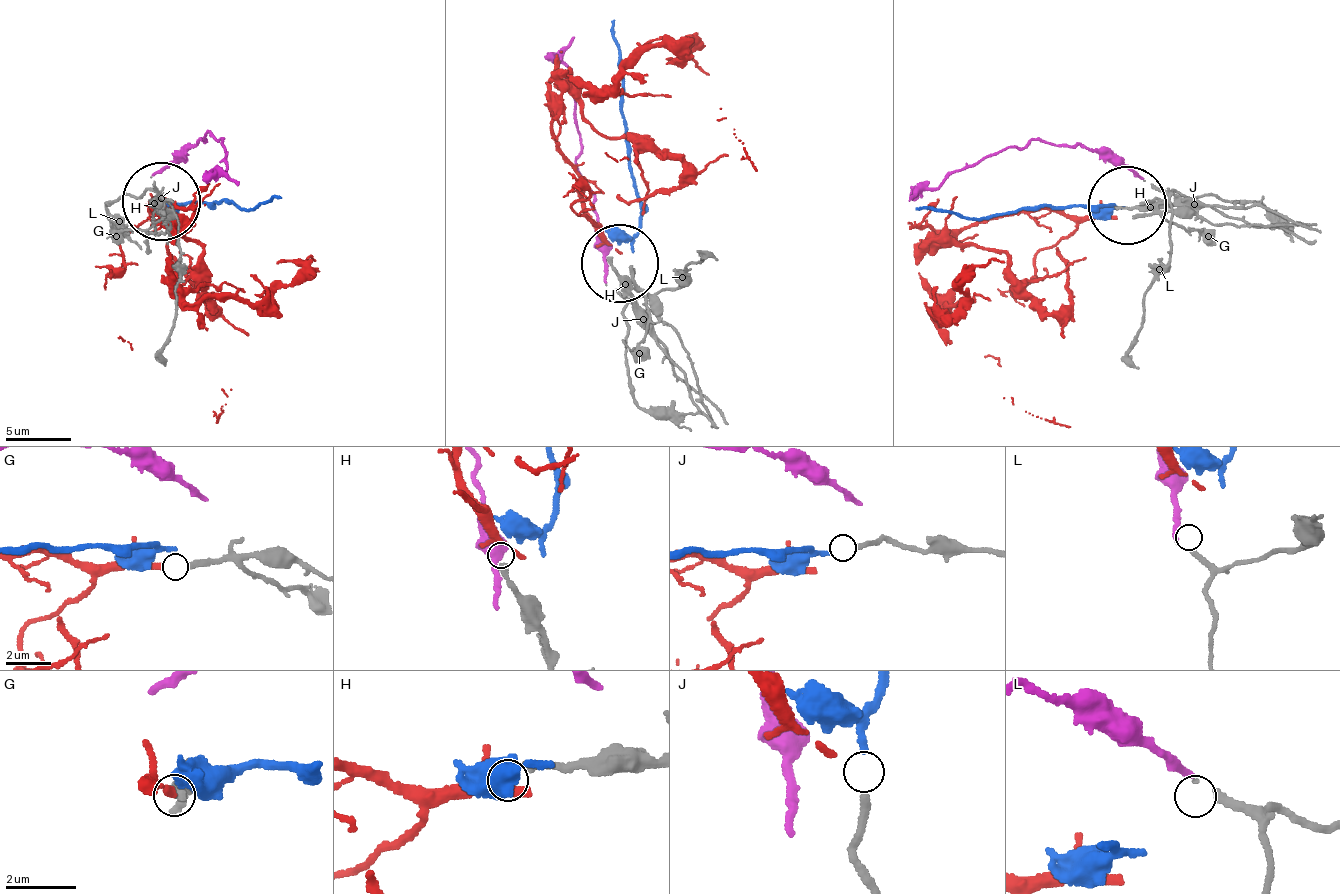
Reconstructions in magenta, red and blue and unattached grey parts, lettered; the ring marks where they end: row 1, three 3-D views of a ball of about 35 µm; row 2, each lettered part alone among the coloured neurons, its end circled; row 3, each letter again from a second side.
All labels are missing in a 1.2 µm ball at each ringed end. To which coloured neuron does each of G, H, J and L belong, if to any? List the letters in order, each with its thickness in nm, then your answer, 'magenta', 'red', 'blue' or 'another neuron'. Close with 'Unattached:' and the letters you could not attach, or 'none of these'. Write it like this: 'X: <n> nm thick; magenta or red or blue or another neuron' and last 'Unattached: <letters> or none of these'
G: 240 nm thick; red
H: 200 nm thick; another neuron
J: 220 nm thick; blue
L: 240 nm thick; another neuron
Unattached: H, L

